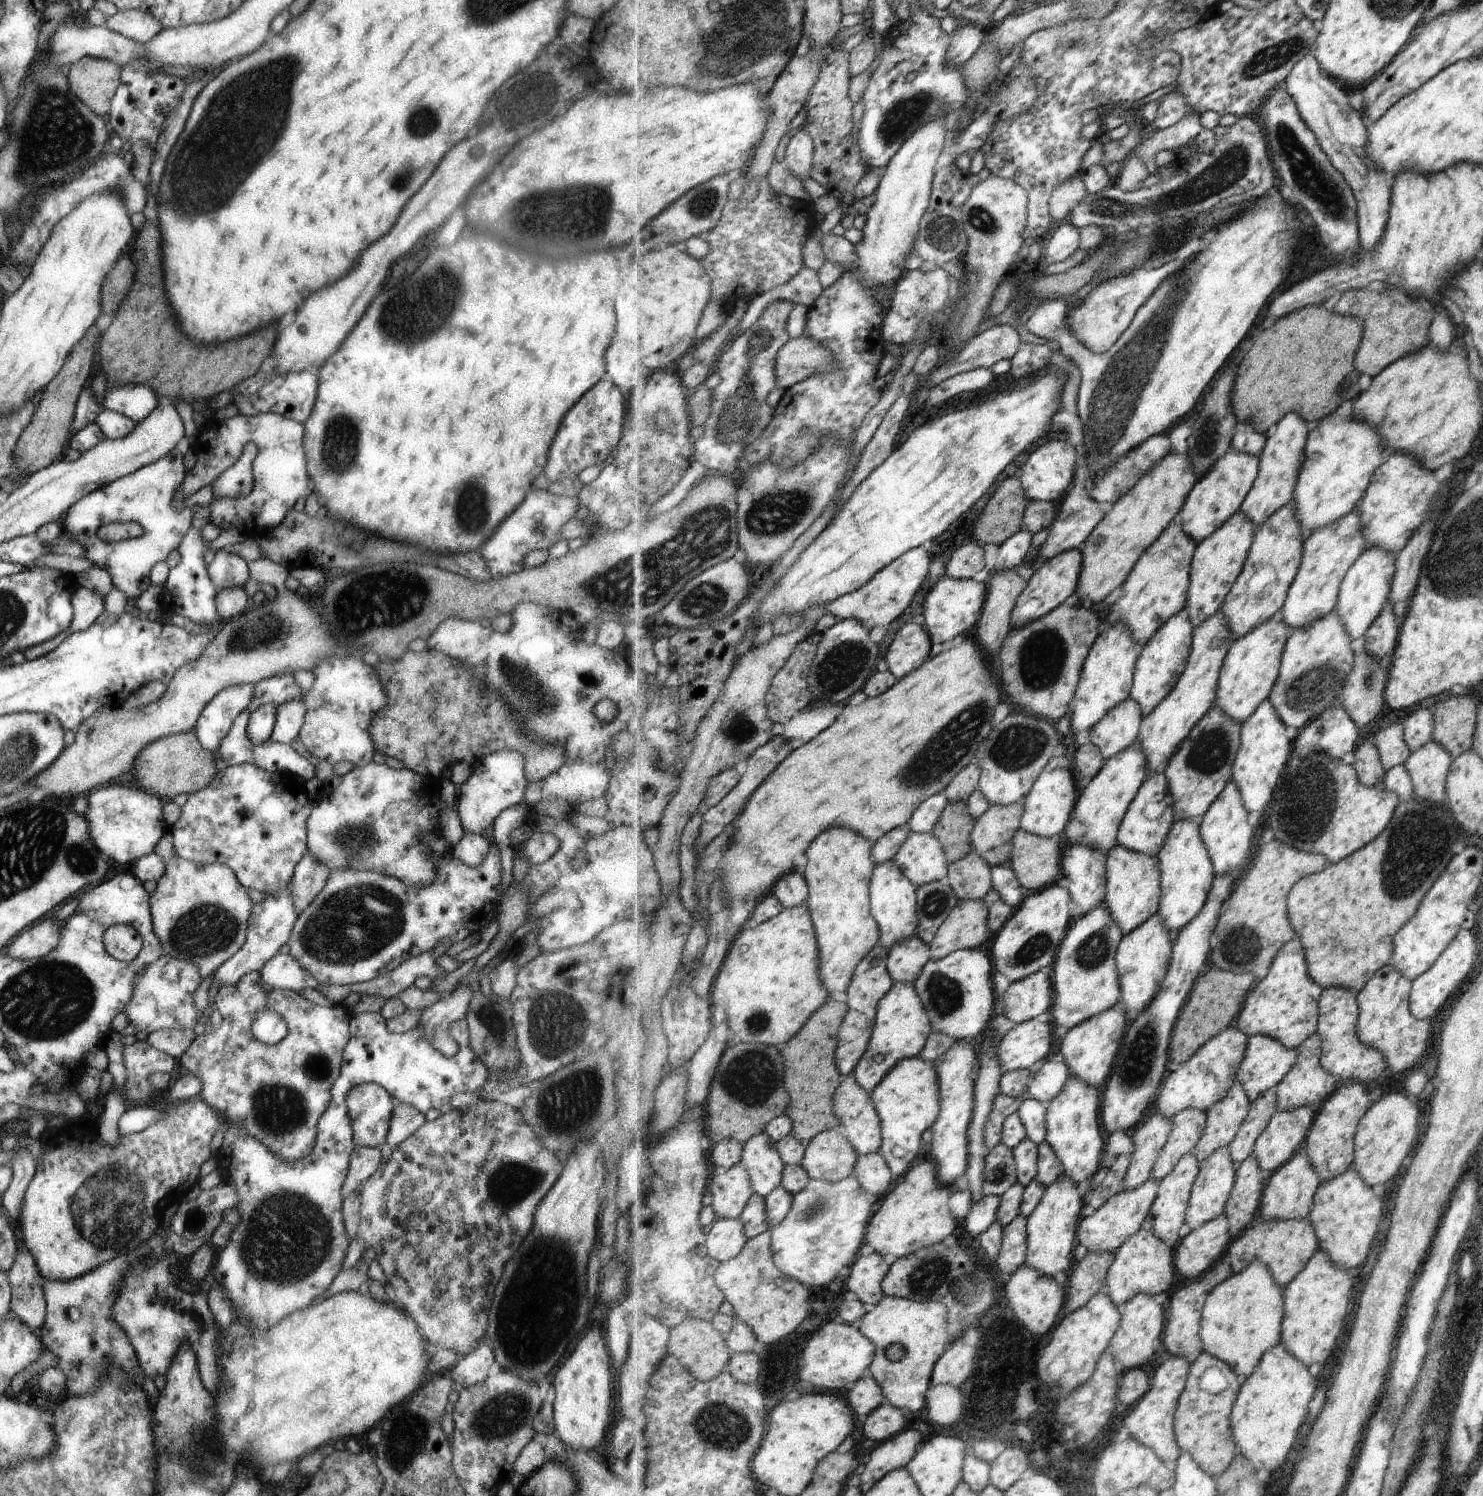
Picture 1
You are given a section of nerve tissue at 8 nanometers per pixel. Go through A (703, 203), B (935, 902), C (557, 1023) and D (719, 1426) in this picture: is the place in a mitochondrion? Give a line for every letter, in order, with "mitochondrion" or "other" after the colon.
A: mitochondrion
B: mitochondrion
C: mitochondrion
D: mitochondrion

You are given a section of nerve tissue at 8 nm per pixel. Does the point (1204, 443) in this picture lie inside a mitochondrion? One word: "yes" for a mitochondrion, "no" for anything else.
yes

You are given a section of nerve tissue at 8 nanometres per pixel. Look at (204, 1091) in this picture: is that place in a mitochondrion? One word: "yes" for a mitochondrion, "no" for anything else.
no

